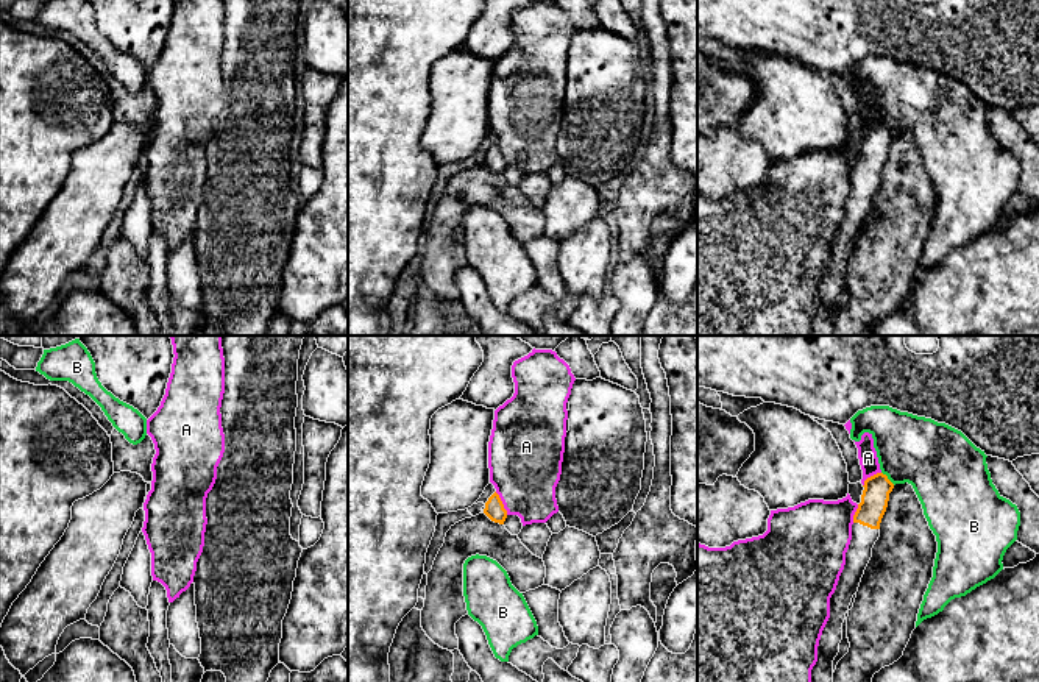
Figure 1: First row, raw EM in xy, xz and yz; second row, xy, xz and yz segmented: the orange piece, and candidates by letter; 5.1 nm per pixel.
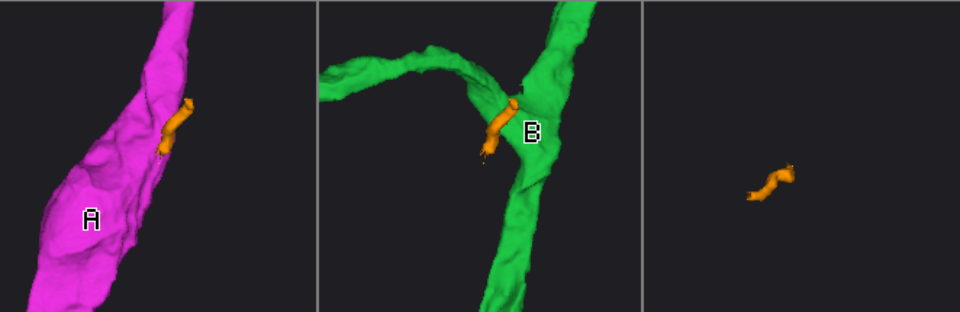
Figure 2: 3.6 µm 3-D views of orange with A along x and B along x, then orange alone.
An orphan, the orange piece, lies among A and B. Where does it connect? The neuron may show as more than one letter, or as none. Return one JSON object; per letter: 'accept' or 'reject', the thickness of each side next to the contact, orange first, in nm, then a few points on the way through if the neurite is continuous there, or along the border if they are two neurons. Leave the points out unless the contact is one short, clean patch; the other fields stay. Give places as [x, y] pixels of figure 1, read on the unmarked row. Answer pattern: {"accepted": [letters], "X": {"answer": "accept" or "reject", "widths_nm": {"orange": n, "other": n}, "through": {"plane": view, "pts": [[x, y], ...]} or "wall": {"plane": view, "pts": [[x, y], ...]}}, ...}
{"accepted": [], "A": {"answer": "reject", "widths_nm": {"orange": 100, "other": 380}, "wall": {"plane": "xz", "pts": [[495, 142], [507, 164]]}}, "B": {"answer": "reject", "widths_nm": {"orange": 140, "other": 360}, "wall": {"plane": "yz", "pts": [[882, 122], [894, 134]]}}}

